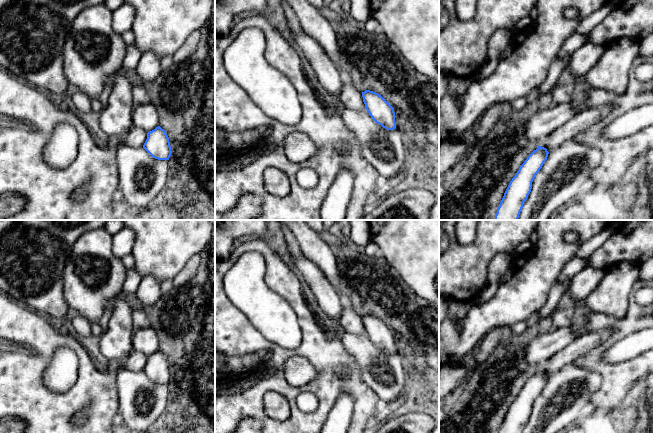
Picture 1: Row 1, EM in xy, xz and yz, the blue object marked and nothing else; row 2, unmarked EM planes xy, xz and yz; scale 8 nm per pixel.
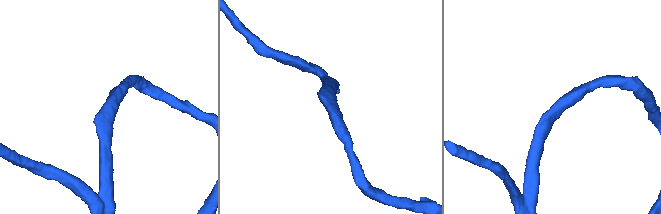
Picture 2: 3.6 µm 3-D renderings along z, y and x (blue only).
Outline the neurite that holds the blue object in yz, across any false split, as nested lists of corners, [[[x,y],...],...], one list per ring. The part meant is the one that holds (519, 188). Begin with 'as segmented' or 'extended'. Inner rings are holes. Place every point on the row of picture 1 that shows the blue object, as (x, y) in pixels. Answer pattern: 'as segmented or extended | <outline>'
extended | [[[609,105],[584,109],[539,142],[537,149],[527,157],[510,181],[497,209],[495,220],[518,220],[523,204],[531,192],[535,175],[547,160],[548,154],[565,141],[606,118],[610,112]]]

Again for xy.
extended | [[[133,125],[123,137],[123,144],[130,147],[143,147],[158,160],[169,160],[172,153],[169,138],[160,126],[147,133]]]

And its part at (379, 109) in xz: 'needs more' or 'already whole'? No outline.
needs more

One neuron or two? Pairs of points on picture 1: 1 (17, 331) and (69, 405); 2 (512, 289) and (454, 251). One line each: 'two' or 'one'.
1: one
2: two

